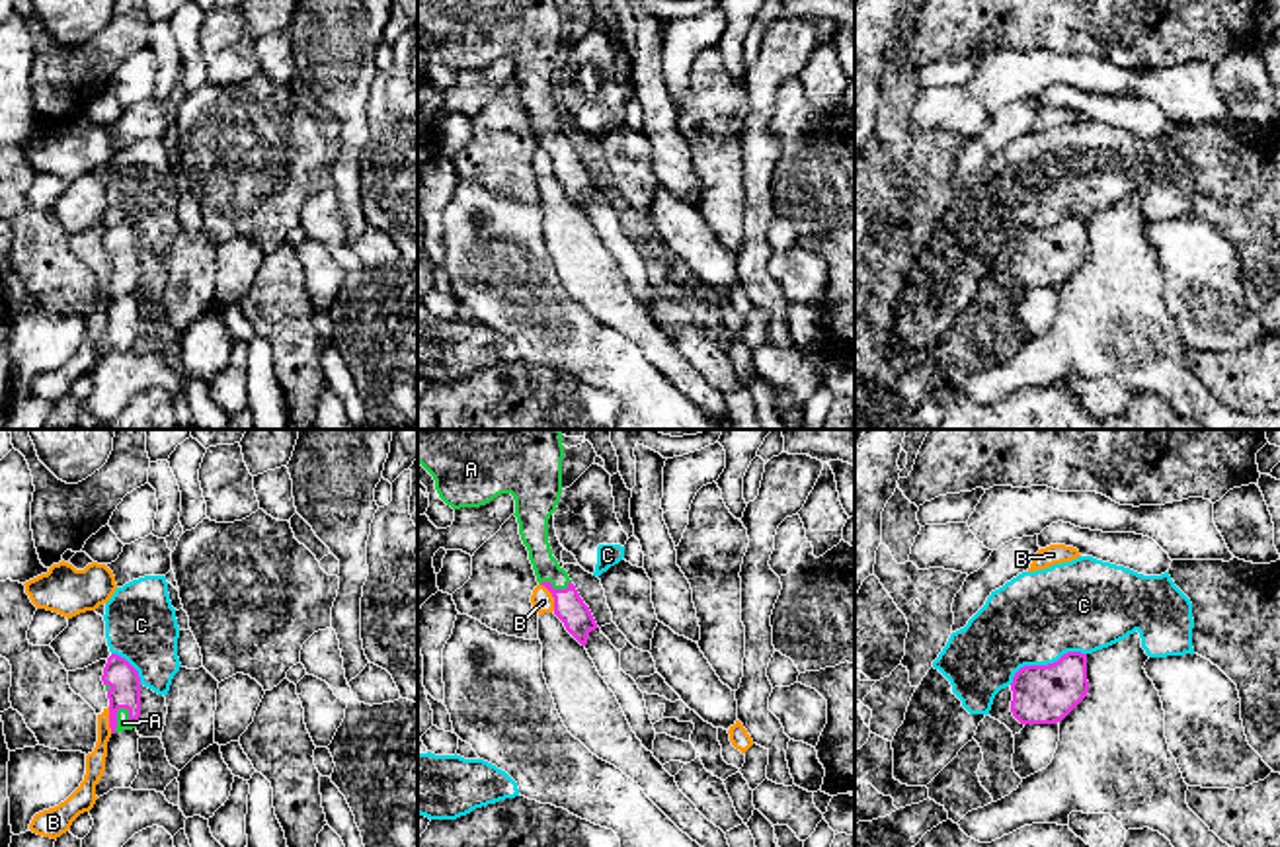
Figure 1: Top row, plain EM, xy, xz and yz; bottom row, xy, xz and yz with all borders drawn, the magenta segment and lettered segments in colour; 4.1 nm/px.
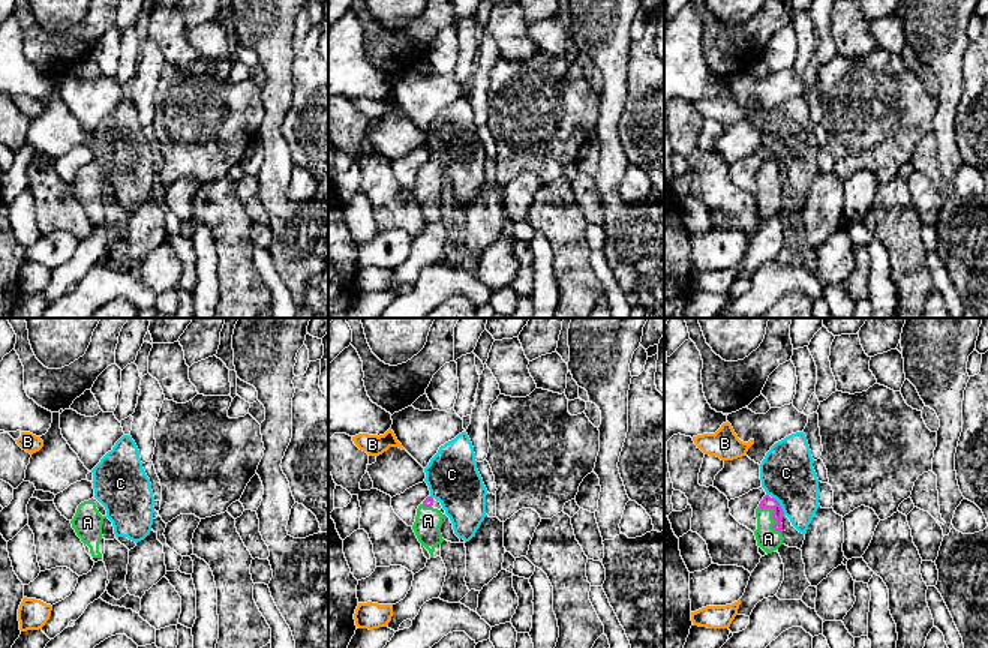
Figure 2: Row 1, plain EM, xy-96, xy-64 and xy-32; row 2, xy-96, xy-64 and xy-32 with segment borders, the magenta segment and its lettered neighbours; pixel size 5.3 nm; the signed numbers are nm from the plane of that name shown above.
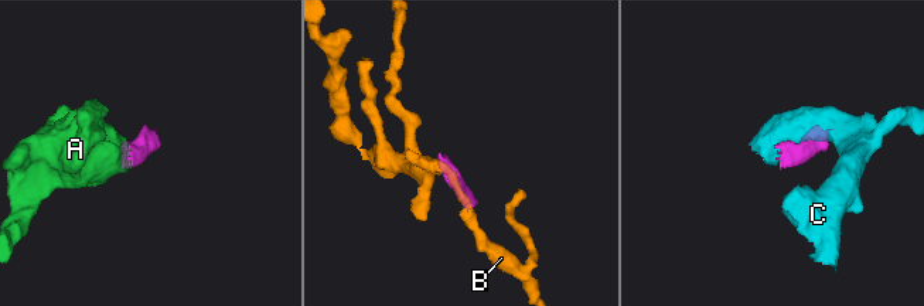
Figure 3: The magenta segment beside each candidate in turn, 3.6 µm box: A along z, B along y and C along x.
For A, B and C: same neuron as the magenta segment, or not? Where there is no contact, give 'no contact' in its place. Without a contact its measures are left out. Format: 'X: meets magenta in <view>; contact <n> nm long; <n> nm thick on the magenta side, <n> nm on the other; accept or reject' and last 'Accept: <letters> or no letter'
A: meets magenta in xy; contact 120 nm long; 130 nm thick on the magenta side, 50 nm on the other; accept
B: meets magenta in xz; contact 130 nm long; 120 nm thick on the magenta side, 90 nm on the other; reject
C: meets magenta in yz; contact 340 nm long; 240 nm thick on the magenta side, 380 nm on the other; reject
Accept: A

